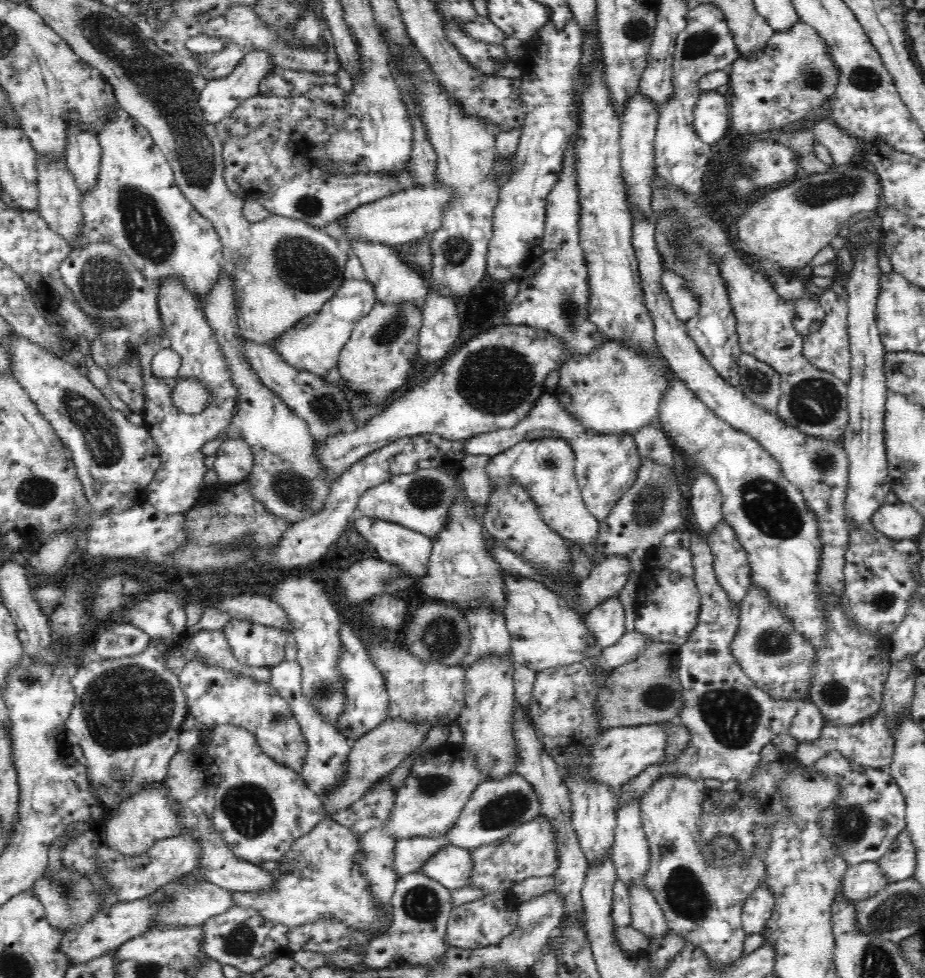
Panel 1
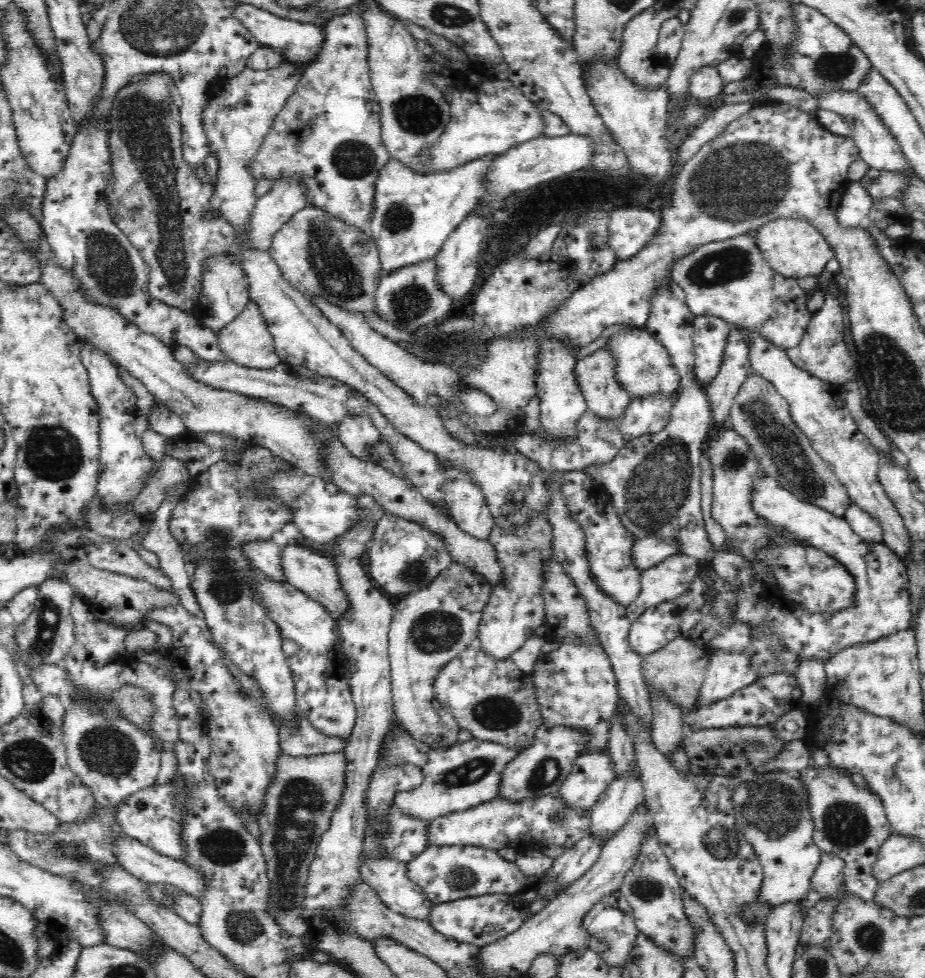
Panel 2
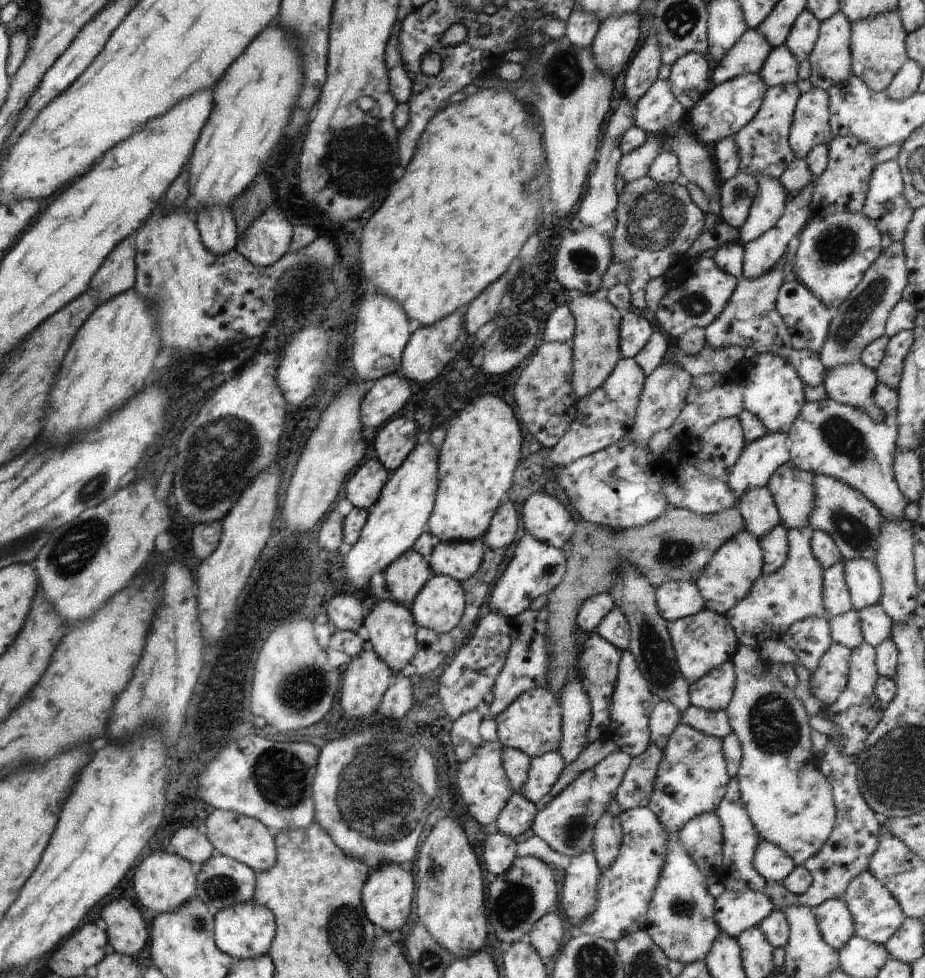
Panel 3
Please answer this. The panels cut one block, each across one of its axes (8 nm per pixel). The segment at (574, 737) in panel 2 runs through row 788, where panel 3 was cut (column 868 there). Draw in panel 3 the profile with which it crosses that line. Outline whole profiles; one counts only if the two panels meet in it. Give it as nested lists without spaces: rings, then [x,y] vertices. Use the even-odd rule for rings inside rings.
[[[823,474],[813,475],[813,508],[807,516],[809,528],[811,530],[821,530],[831,536],[835,542],[842,560],[849,562],[855,558],[863,558],[873,563],[875,550],[879,546],[877,538],[879,536],[879,524],[881,516],[877,508],[857,490],[849,489],[843,482],[823,476]]]

